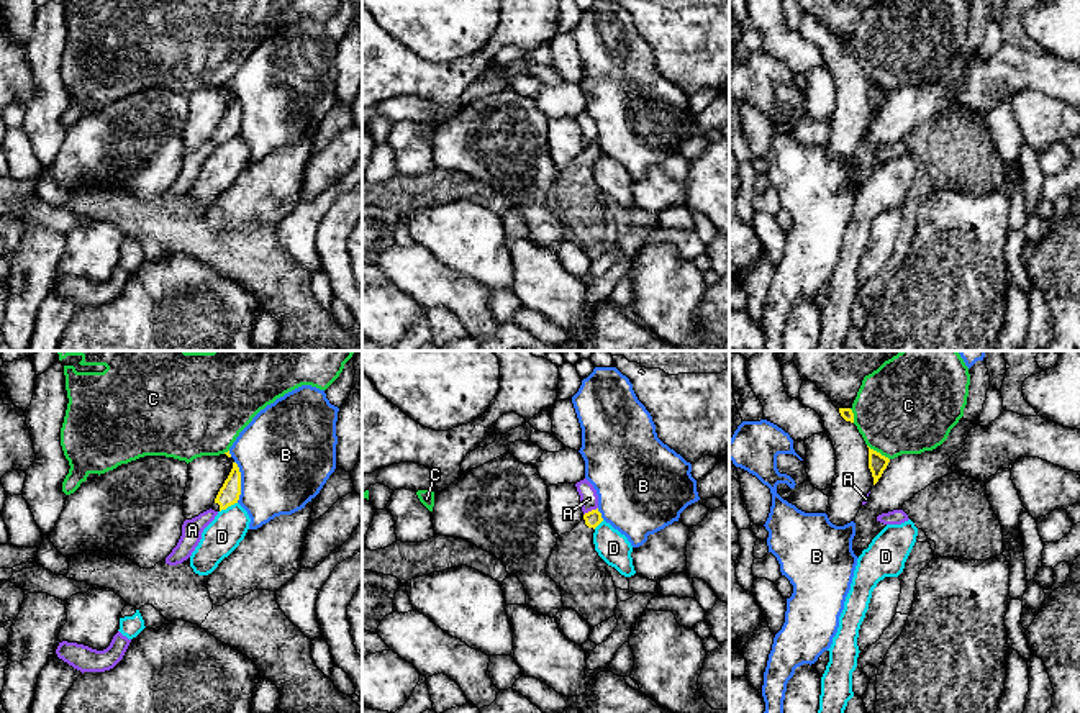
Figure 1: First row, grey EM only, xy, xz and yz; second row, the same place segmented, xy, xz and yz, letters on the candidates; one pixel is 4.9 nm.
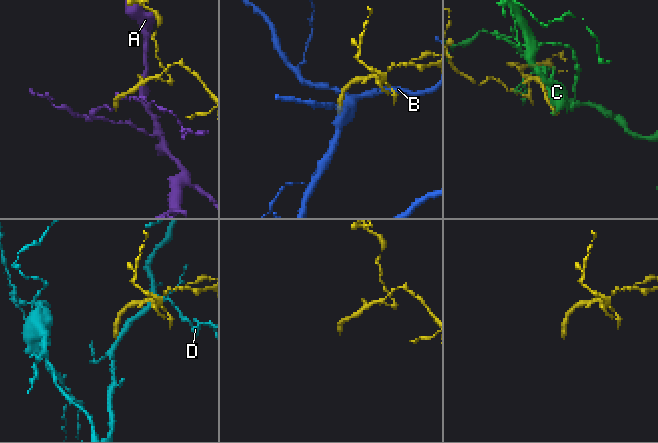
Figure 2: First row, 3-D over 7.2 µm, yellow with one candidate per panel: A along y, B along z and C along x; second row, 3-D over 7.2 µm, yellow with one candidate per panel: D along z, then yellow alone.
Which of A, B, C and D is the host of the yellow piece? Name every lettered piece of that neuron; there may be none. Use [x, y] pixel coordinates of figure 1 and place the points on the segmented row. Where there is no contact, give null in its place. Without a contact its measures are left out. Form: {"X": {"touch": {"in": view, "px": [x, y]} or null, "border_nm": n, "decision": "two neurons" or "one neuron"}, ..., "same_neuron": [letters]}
{"A": {"touch": {"in": "xz", "px": [592, 510]}, "border_nm": 80, "decision": "two neurons"}, "B": {"touch": {"in": "xy", "px": [240, 482]}, "border_nm": 200, "decision": "two neurons"}, "C": {"touch": {"in": "yz", "px": [879, 453]}, "border_nm": 130, "decision": "two neurons"}, "D": {"touch": {"in": "xy", "px": [228, 505]}, "border_nm": 100, "decision": "two neurons"}, "same_neuron": []}

